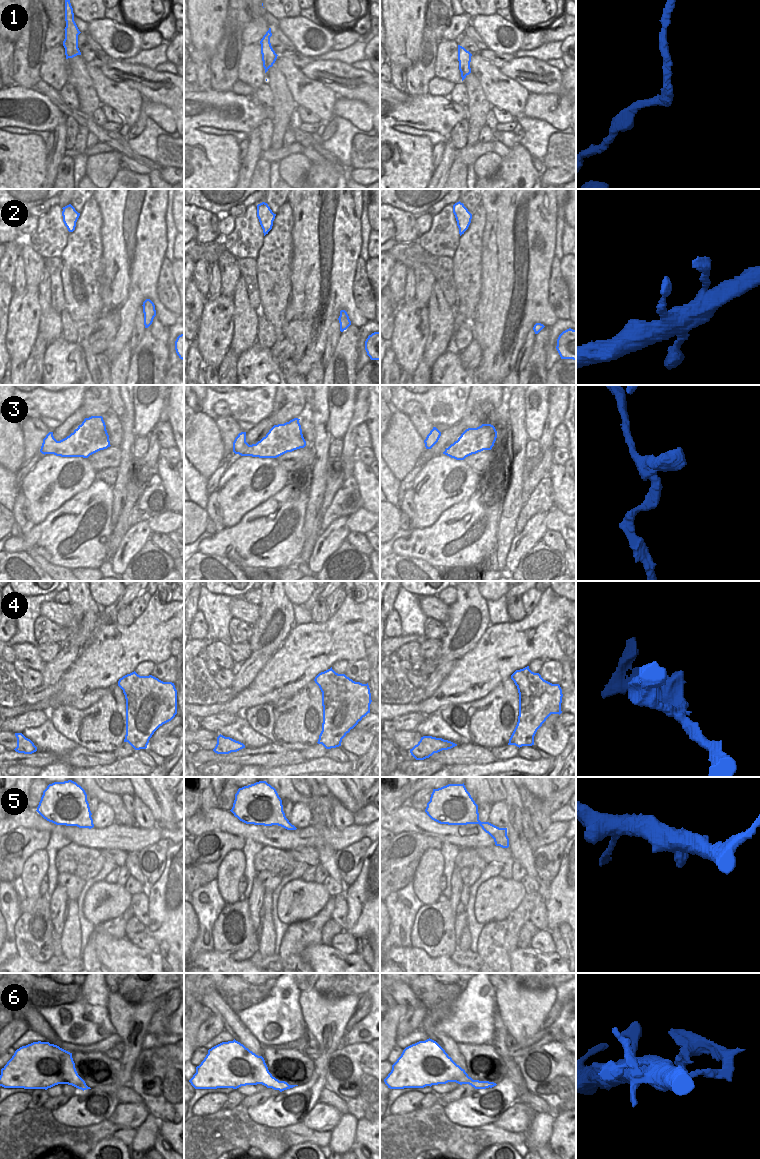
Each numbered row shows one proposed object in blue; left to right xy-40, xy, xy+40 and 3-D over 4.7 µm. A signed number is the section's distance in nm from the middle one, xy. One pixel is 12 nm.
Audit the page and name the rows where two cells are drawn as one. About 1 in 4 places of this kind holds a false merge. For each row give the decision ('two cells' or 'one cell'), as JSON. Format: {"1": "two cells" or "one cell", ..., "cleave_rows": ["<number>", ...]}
{"1": "one cell", "2": "one cell", "3": "one cell", "4": "one cell", "5": "one cell", "6": "two cells", "cleave_rows": ["6"]}

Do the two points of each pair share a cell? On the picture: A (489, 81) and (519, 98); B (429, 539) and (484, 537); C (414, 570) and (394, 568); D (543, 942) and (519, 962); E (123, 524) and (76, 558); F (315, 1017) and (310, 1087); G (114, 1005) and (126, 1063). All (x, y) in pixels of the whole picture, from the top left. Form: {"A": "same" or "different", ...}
{"A": "same", "B": "same", "C": "same", "D": "different", "E": "different", "F": "same", "G": "same"}

